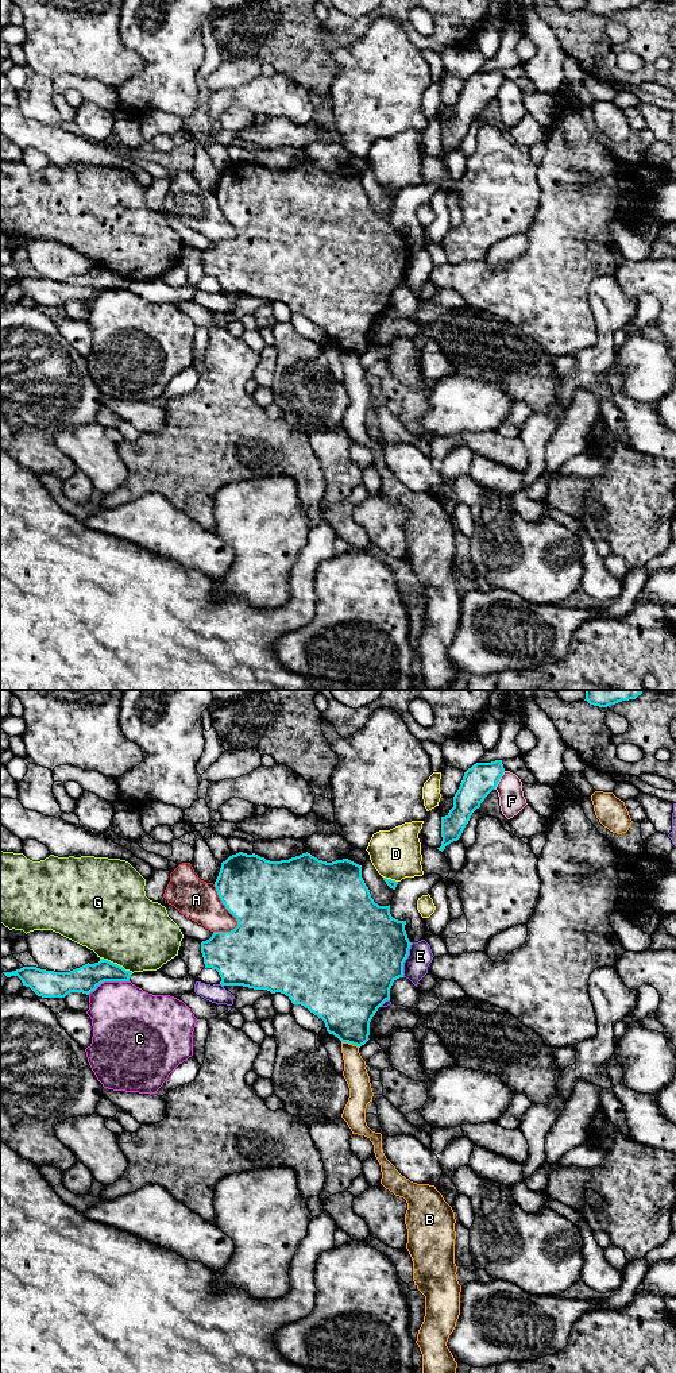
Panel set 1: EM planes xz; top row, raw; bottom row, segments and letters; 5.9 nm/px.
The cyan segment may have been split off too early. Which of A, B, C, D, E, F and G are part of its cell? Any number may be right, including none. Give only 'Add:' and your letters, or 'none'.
Add: none

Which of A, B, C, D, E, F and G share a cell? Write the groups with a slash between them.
A / B / C / D / E / F / G

